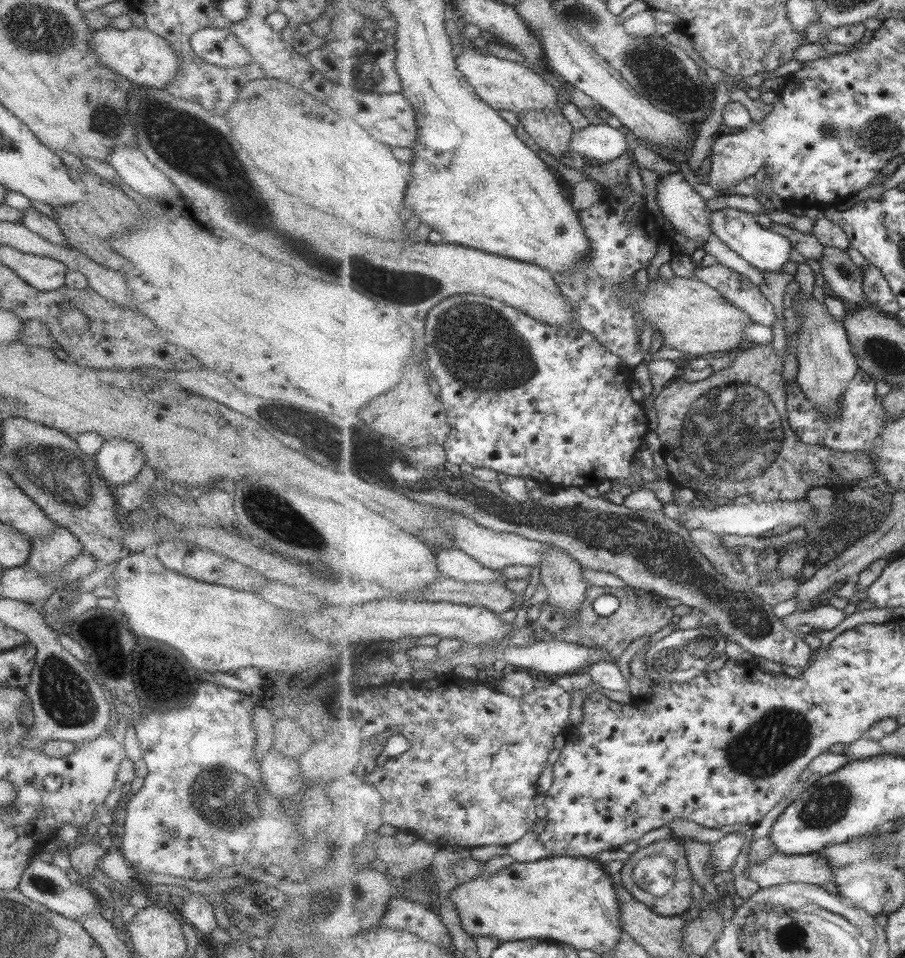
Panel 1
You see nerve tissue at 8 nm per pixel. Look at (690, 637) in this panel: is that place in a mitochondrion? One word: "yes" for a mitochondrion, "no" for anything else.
yes

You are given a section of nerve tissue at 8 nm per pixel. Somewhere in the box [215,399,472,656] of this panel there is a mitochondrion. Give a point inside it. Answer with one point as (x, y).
(268, 512)

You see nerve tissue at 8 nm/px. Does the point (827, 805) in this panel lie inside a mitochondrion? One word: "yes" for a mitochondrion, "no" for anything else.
yes

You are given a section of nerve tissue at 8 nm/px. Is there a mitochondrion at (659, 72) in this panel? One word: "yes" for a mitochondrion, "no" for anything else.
yes

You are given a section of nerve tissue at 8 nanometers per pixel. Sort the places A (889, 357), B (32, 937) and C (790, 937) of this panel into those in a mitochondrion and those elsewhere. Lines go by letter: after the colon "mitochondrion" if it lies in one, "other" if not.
A: mitochondrion
B: mitochondrion
C: mitochondrion

